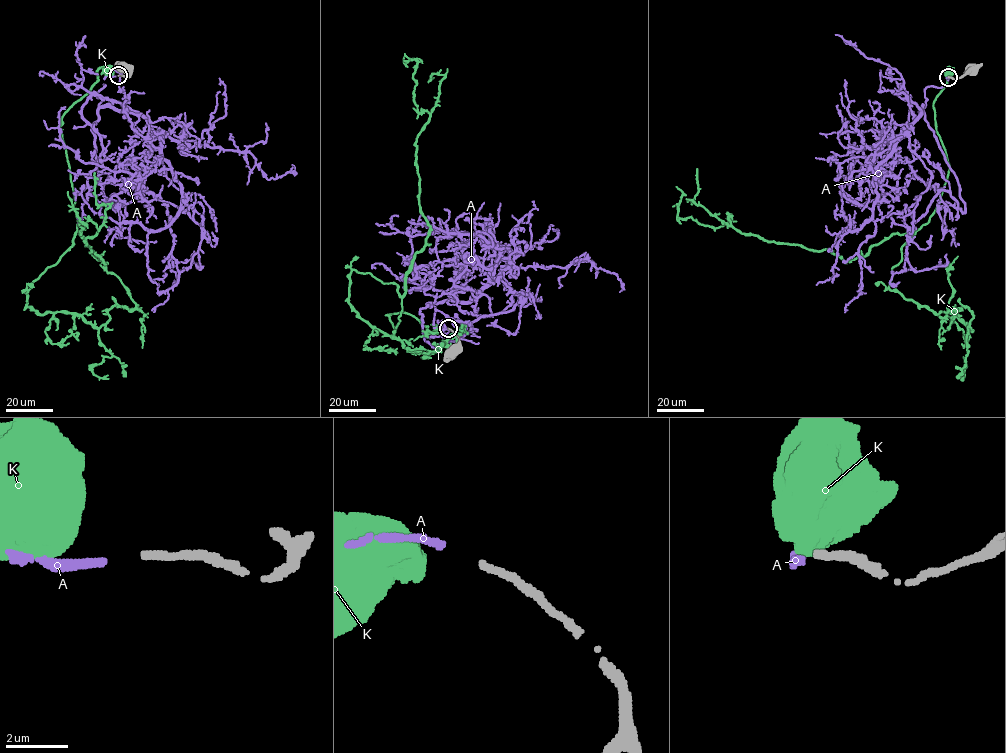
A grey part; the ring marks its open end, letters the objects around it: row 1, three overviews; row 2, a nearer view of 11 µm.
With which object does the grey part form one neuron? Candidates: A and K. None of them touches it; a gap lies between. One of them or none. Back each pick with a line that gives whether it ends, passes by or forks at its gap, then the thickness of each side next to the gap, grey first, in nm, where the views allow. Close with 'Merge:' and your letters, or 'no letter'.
A: it ends there; 260 nm thick on the grey side, 240 nm on the other
Merge: A

